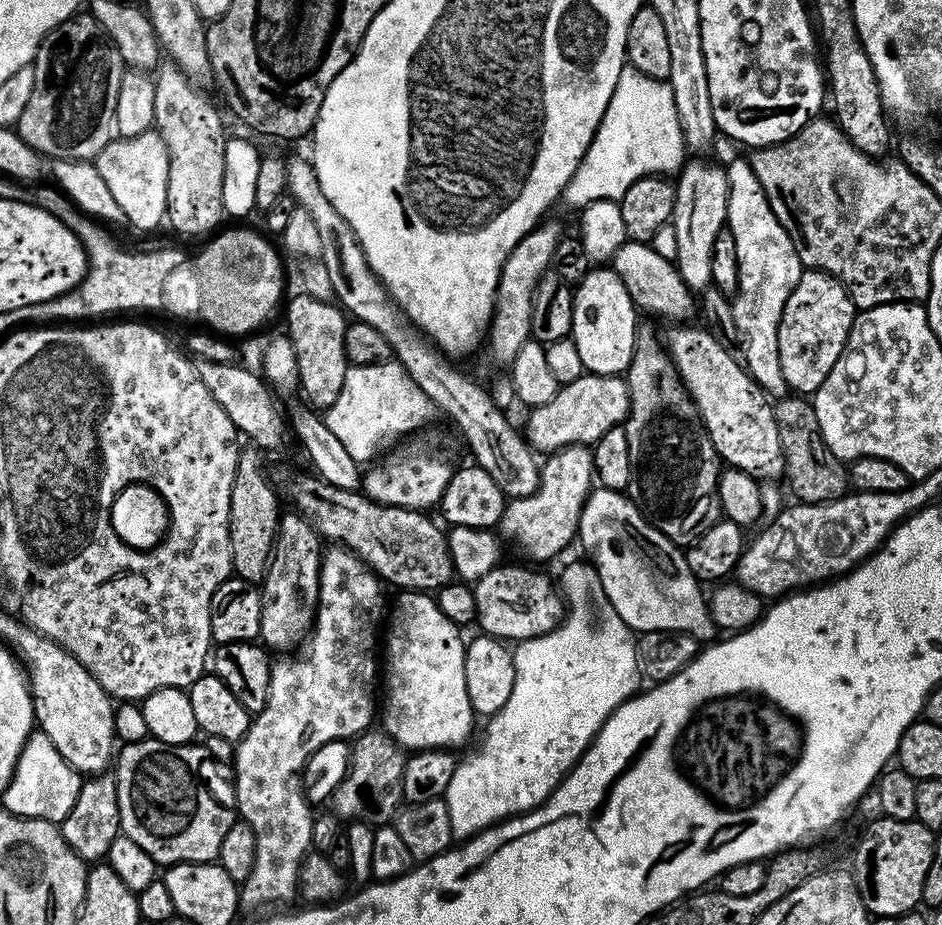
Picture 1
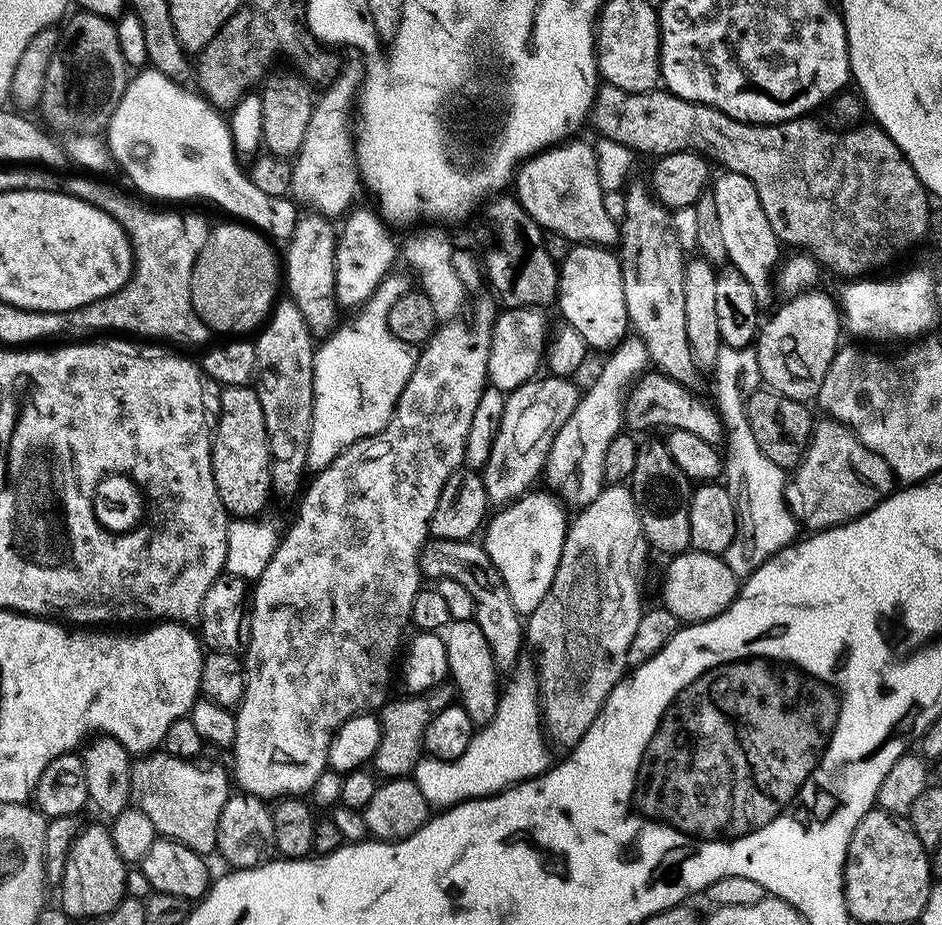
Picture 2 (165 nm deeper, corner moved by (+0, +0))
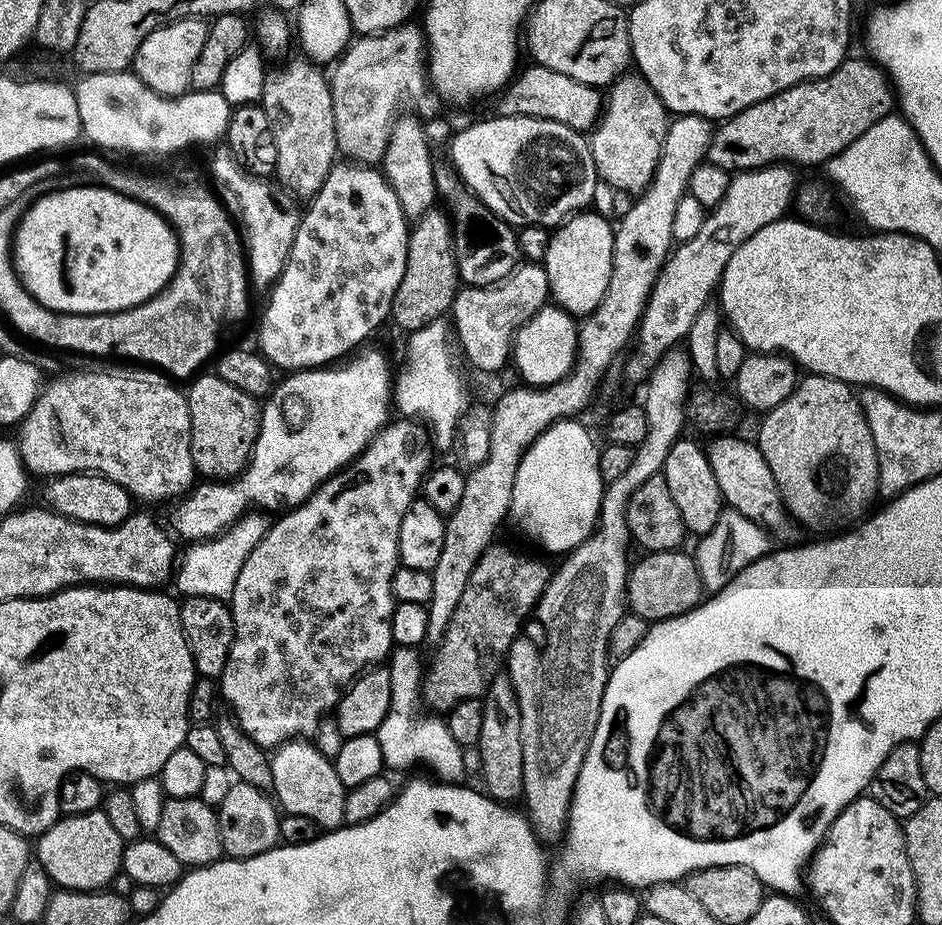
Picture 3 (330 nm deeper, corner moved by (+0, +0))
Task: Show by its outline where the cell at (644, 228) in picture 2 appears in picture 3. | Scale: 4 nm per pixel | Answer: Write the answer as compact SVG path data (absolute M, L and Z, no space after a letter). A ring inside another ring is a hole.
M625 74L612 81L595 128L587 137L597 177L617 192L639 194L654 178L662 142L668 133L670 113L658 94L639 74Z

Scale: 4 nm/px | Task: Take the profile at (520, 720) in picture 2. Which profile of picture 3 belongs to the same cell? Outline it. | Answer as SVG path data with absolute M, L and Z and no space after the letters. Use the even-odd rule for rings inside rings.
M393 647L390 657L390 711L376 728L375 736L378 746L382 746L382 758L385 769L397 768L404 772L415 764L425 764L431 775L441 782L460 782L465 779L463 766L465 749L450 738L447 723L439 715L420 716L422 709L422 668L420 672L420 656L416 648Z

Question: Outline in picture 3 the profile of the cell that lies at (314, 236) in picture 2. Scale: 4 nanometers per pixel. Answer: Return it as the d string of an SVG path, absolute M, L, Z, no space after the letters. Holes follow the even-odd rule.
M308 58L292 60L277 72L269 71L264 82L262 107L268 119L270 148L276 153L275 179L285 184L287 191L297 198L311 198L322 190L322 182L337 163L336 127L332 109L332 85L329 77L320 73L321 65Z

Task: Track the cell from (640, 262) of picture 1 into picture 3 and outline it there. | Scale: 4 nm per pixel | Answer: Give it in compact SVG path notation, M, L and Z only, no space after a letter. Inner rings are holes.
M492 114L489 120L480 120L459 132L460 129L447 145L452 155L451 167L456 169L461 183L507 224L516 226L523 221L525 225L540 225L543 229L552 230L563 224L568 217L585 211L591 205L588 203L596 196L598 177L587 139L562 122L533 116Z

